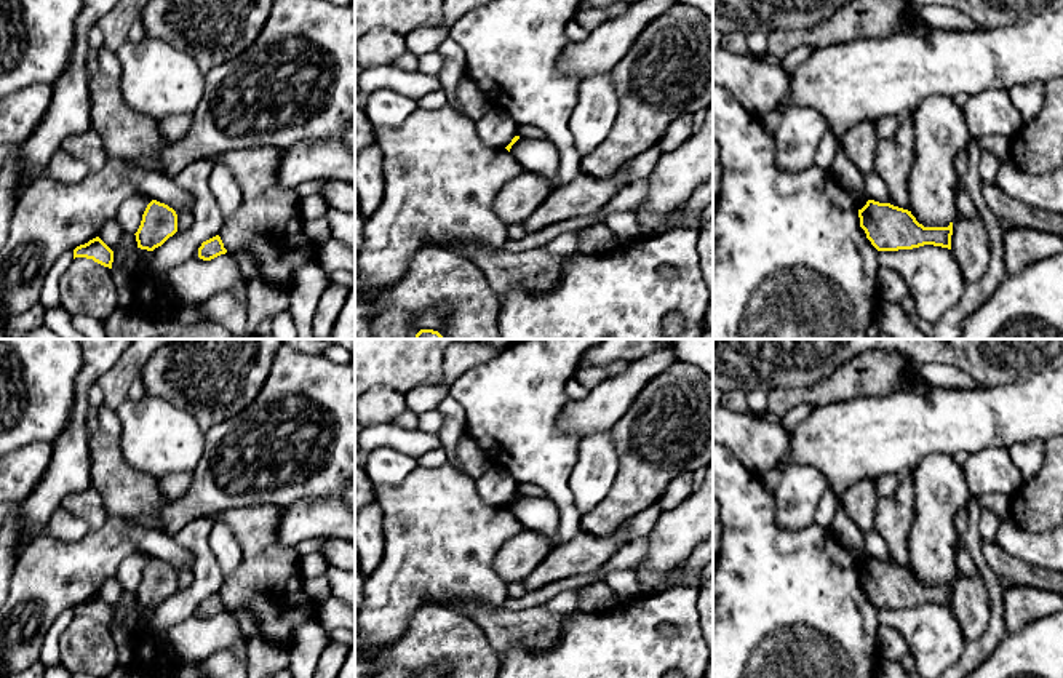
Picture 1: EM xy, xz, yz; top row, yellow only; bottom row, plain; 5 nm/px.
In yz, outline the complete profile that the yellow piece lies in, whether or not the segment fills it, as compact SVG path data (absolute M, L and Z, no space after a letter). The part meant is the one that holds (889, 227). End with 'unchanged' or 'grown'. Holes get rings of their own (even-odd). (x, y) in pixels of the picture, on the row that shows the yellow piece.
M868 200L858 209L860 227L878 251L913 249L934 245L951 249L953 222L948 227L924 227L911 211Z; unchanged

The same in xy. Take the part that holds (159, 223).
M152 200L137 229L137 248L153 251L161 246L169 237L177 232L177 214L173 208L157 200Z; unchanged

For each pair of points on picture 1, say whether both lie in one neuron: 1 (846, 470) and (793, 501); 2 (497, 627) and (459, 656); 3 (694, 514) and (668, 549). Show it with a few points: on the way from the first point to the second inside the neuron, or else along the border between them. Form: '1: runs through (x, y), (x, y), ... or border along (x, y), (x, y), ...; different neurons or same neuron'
1: border along (793, 464), (812, 464), (825, 477), (830, 488); different neurons
2: border along (459, 611), (467, 614), (481, 629), (501, 661); different neurons
3: runs through (689, 522), (670, 541); same neuron

